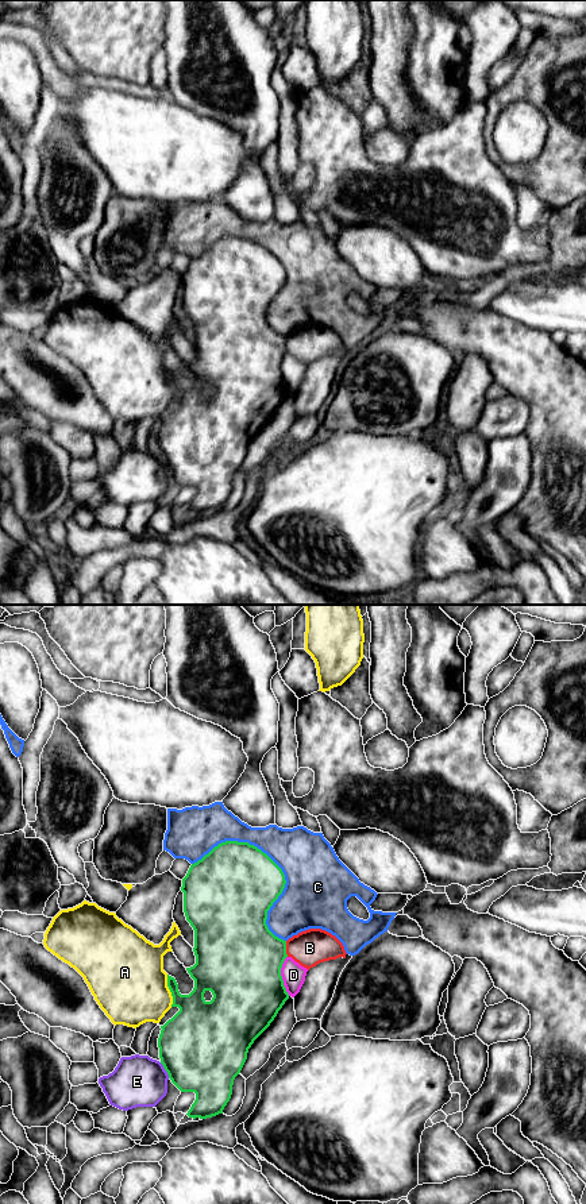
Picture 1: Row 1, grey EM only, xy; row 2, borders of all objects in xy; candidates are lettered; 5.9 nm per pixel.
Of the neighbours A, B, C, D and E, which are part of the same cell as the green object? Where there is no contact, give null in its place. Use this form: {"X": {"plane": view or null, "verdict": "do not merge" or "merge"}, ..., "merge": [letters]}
{"A": {"plane": "xy", "verdict": "do not merge"}, "B": {"plane": "xy", "verdict": "do not merge"}, "C": {"plane": "xy", "verdict": "do not merge"}, "D": {"plane": "xy", "verdict": "do not merge"}, "E": {"plane": "xy", "verdict": "do not merge"}, "merge": []}

